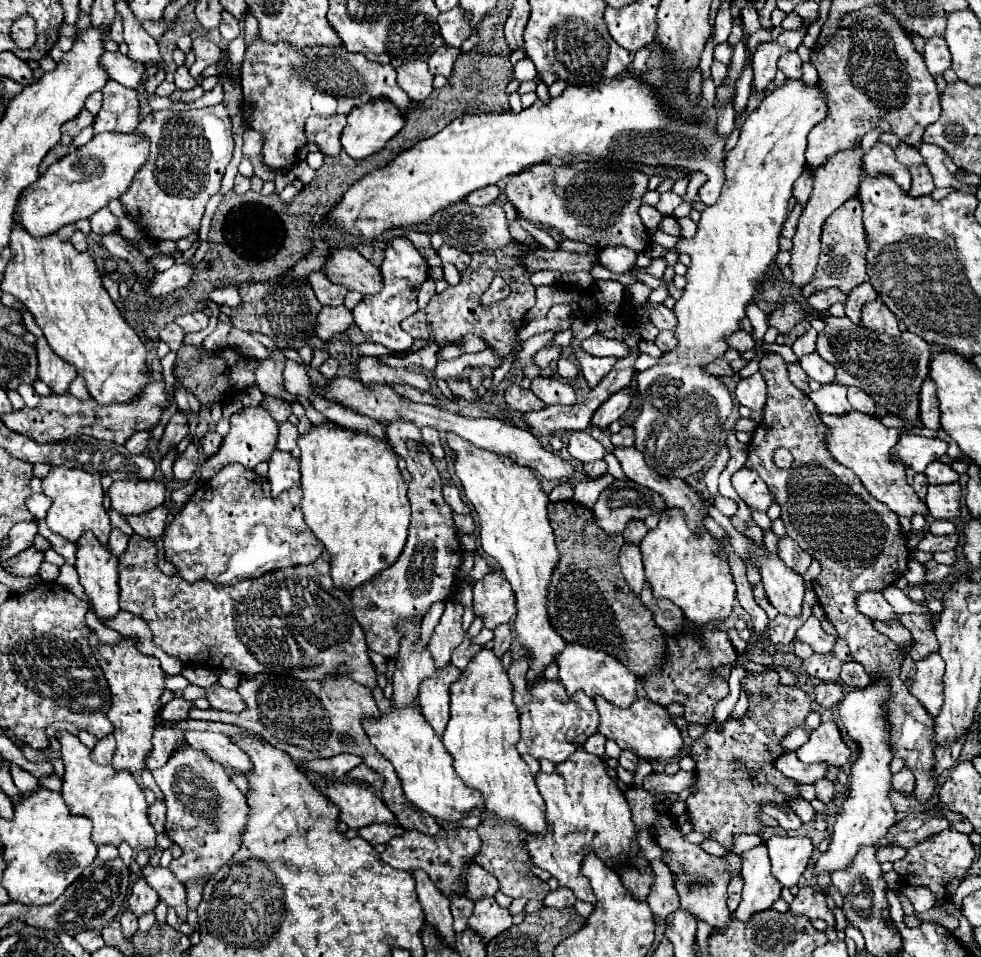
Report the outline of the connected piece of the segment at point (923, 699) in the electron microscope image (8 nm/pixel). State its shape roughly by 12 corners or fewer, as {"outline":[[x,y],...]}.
{"outline":[[944,661],[916,663],[910,691],[932,717],[944,701]]}

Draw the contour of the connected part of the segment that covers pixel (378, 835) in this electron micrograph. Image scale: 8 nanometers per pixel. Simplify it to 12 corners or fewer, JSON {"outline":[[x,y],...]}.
{"outline":[[368,825],[358,831],[368,843],[388,843],[404,833],[402,825]]}

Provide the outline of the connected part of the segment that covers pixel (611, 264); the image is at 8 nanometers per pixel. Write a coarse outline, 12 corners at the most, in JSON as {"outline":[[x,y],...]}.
{"outline":[[606,247],[600,261],[608,271],[624,273],[636,267],[628,247]]}

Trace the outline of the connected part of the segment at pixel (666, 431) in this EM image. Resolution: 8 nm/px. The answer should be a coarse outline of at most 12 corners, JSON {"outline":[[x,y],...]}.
{"outline":[[820,85],[746,117],[702,211],[680,343],[636,375],[634,447],[688,479],[720,451],[728,351],[778,253]]}

